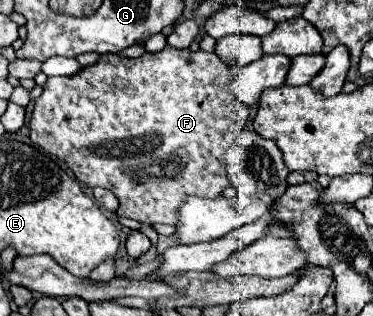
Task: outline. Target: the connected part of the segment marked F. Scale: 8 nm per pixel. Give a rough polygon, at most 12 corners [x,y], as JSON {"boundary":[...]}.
{"boundary":[[166,46],[49,77],[30,140],[122,218],[228,186],[236,66]]}

